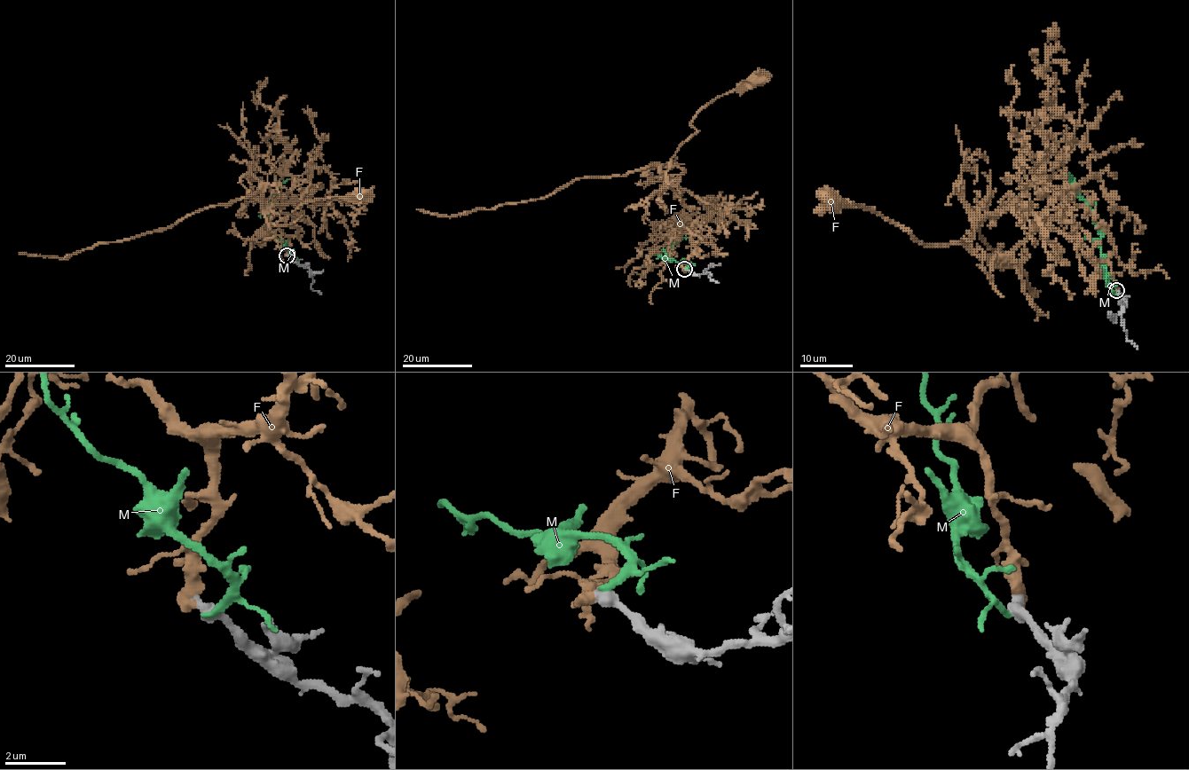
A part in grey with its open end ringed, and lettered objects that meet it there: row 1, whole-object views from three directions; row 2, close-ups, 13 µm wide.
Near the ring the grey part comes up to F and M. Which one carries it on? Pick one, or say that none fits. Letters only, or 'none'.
F

